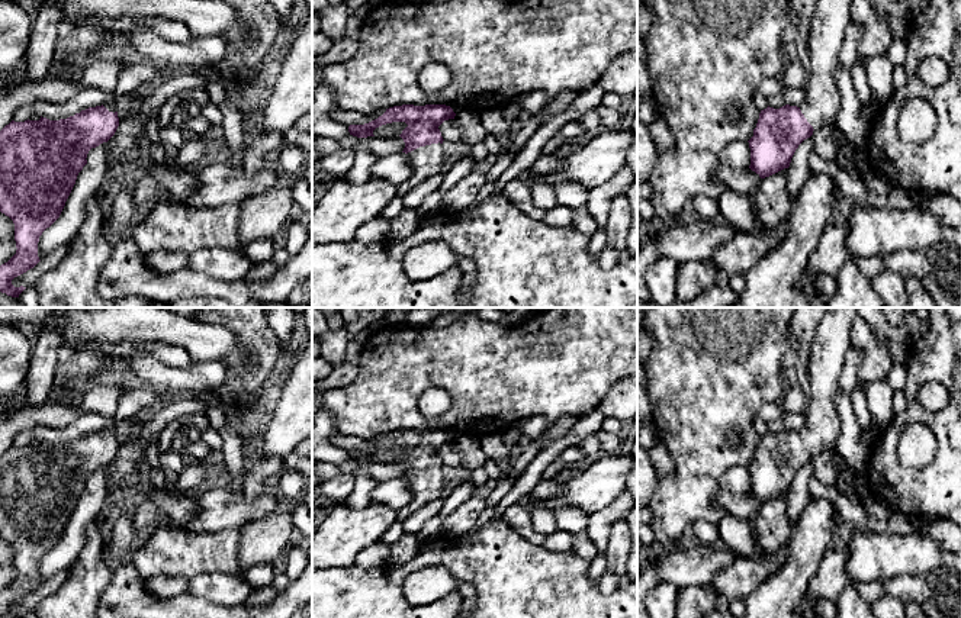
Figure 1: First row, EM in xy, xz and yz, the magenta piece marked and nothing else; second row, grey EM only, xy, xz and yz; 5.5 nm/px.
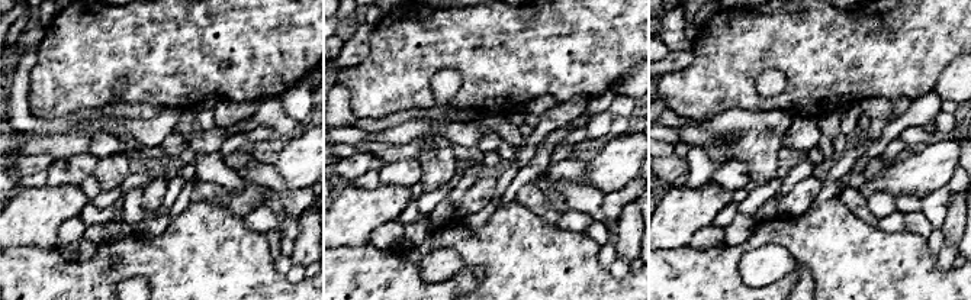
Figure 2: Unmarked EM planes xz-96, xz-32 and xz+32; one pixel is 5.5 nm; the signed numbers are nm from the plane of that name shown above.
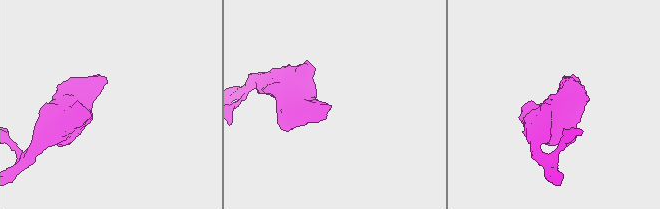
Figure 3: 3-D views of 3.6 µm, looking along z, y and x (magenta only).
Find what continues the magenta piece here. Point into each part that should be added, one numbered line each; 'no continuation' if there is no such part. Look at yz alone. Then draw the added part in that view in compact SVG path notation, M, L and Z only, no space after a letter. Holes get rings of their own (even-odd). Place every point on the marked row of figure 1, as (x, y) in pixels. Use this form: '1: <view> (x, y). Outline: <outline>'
1: yz (826, 29). Outline: M819 0L809 26L809 58L811 77L806 84L806 100L800 106L807 122L817 129L833 125L841 96L835 81L838 55L851 22L852 0Z

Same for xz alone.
1: xz (426, 161). Outline: M431 144L425 147L420 147L411 152L408 152L408 158L411 162L411 177L409 184L418 186L427 178L441 174L441 167L444 162L444 149L443 144Z

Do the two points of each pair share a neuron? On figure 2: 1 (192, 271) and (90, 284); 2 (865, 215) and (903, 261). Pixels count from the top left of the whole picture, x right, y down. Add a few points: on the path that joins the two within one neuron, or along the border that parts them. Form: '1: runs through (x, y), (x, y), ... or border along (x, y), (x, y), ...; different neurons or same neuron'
1: runs through (167, 267), (122, 267), (115, 273); same neuron
2: border along (845, 206), (874, 226); different neurons

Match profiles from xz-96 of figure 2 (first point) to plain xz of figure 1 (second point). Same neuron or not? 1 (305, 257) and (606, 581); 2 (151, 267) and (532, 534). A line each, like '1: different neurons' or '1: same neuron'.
1: different neurons
2: different neurons

